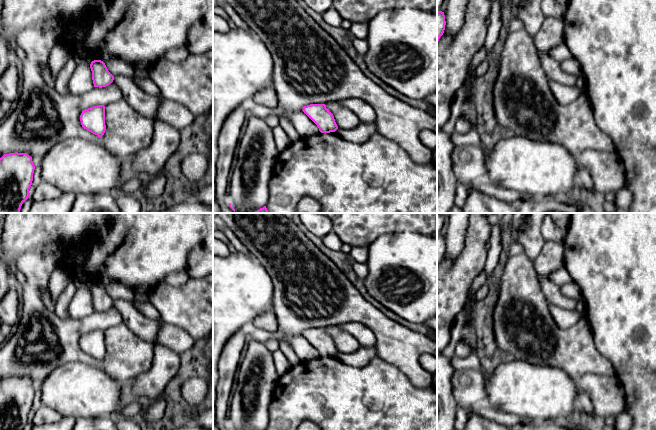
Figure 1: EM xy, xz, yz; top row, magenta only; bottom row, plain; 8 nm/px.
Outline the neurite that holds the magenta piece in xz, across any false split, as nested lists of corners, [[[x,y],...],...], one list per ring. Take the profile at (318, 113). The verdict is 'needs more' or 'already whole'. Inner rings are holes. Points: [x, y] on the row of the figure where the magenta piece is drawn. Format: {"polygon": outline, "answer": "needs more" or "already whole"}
{"polygon": [[[310,104],[304,106],[302,111],[317,125],[321,133],[335,132],[338,129],[333,114],[325,104]]], "answer": "already whole"}

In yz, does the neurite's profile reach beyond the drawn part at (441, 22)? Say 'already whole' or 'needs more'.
already whole

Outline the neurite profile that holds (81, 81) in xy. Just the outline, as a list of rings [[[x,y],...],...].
[[[77,65],[72,77],[68,82],[68,90],[70,94],[83,94],[94,88],[92,80],[92,71],[90,65]]]

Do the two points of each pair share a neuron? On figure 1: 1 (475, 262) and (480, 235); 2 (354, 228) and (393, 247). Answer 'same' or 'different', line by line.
1: same
2: different

